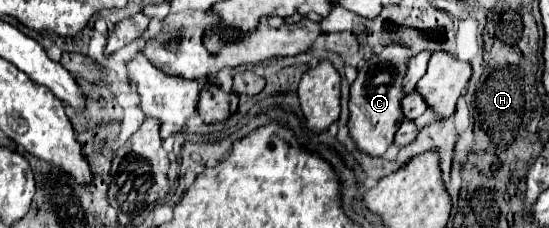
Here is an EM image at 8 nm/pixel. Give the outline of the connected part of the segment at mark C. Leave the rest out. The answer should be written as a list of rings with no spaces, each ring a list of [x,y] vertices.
[[[400,42],[384,46],[380,54],[374,54],[364,62],[364,66],[358,70],[354,84],[350,86],[350,134],[358,148],[372,156],[382,156],[388,150],[404,118],[404,114],[400,114],[400,102],[404,98],[402,80],[408,70],[408,60],[408,46]]]

